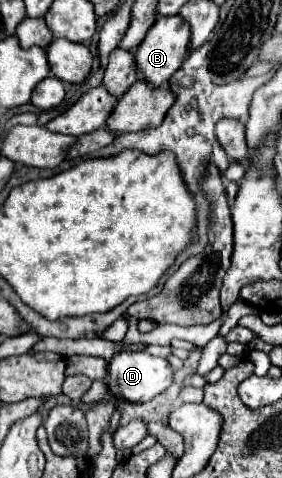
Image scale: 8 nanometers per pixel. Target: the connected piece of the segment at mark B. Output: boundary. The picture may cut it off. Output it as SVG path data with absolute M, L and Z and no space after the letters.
M157 17L141 45L135 49L135 65L137 73L143 81L153 87L161 87L169 81L169 77L179 69L189 49L189 25L181 21L181 17Z

